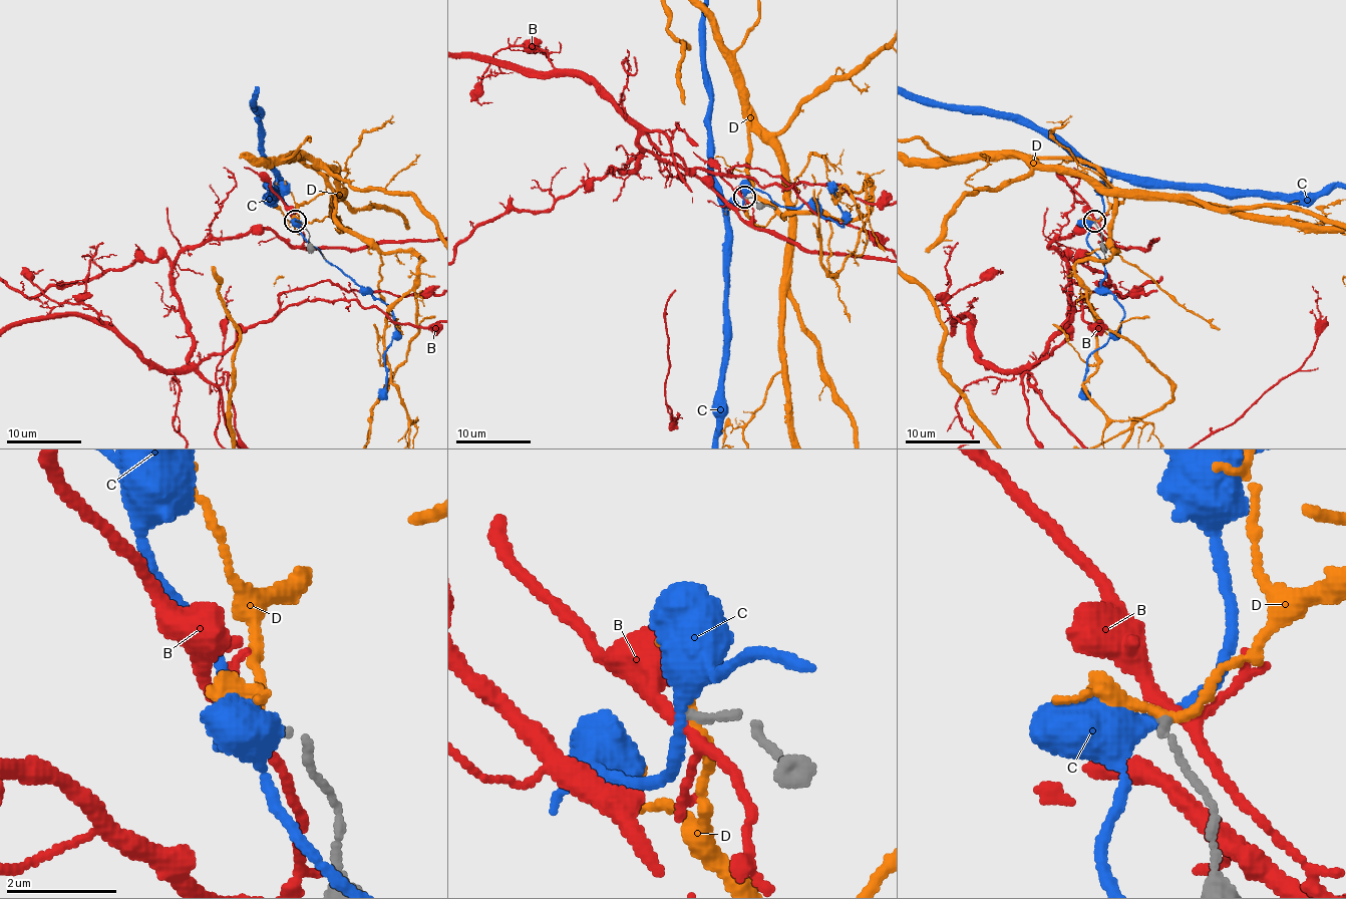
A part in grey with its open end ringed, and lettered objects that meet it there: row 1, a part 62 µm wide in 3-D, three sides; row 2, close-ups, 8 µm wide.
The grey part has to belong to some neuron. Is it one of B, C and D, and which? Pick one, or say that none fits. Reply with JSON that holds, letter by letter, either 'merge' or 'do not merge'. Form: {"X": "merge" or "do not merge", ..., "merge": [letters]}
{"B": "do not merge", "C": "do not merge", "D": "do not merge", "merge": []}

